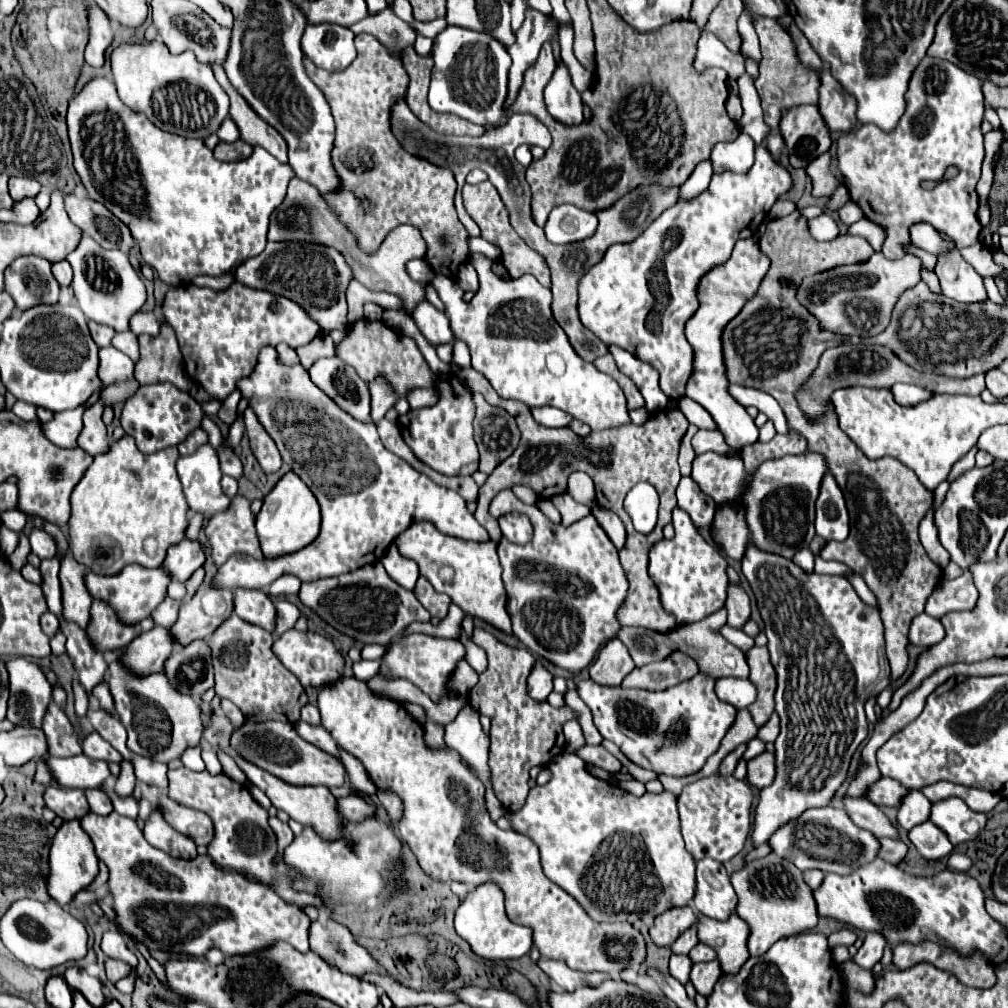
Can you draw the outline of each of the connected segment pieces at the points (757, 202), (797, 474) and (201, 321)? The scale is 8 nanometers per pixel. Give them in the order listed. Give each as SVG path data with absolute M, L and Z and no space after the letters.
M765 144L757 146L755 164L751 166L751 170L749 170L747 174L731 174L731 172L715 174L715 176L711 178L709 188L707 188L703 194L699 194L699 196L693 198L691 202L681 202L681 200L679 200L675 206L667 208L637 240L633 240L633 242L629 242L629 244L613 244L613 246L605 252L603 260L601 260L599 264L595 264L595 266L581 278L581 282L579 282L579 316L581 316L581 322L583 322L585 328L589 328L599 340L603 340L605 346L619 346L619 348L635 354L639 360L649 362L649 364L659 372L659 376L661 376L661 390L667 394L667 398L683 398L683 396L685 396L685 386L687 386L687 382L689 382L689 378L691 378L691 374L693 374L693 358L695 358L695 356L693 356L693 350L691 350L691 344L689 344L687 338L683 336L683 330L685 330L687 318L691 318L691 314L695 314L695 308L699 308L699 296L697 296L697 294L699 294L699 278L703 278L703 274L707 274L707 270L711 270L711 266L723 266L723 262L727 262L727 258L731 256L731 250L733 250L735 242L737 242L739 238L751 236L751 234L759 228L761 220L769 214L773 202L775 202L781 194L785 194L789 188L791 188L791 176L789 176L789 172L787 172L783 166L779 166L779 164L769 156L769 152L765 150Z
M705 452L693 460L691 478L717 505L735 502L743 506L753 546L793 560L795 550L809 548L811 540L815 538L815 500L825 472L825 460L819 454L767 460L753 474L749 474L739 456L719 456L715 452Z
M235 282L227 290L193 284L171 288L163 300L163 316L177 334L189 378L219 402L235 390L237 380L251 374L257 352L263 346L287 342L291 348L297 348L311 342L321 332L319 324L315 324L295 302Z

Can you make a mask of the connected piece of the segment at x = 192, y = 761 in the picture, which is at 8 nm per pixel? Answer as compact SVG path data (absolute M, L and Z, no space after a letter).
M187 748L183 754L181 754L181 762L185 768L191 768L191 770L203 770L205 764L201 760L201 750L199 748Z

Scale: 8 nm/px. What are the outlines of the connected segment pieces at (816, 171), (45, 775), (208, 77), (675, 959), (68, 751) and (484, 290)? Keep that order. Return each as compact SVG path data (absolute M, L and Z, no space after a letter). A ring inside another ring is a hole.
M823 154L819 158L815 158L809 166L807 166L807 174L813 180L813 196L831 196L833 190L839 186L837 176L833 174L833 166L831 166L831 156Z
M47 756L39 758L39 762L37 762L37 774L35 774L34 779L47 786L49 780L51 780L51 770L47 770L47 762L45 760L47 760Z
M159 38L145 42L145 44L117 46L111 52L111 72L113 72L113 80L115 80L121 102L137 112L143 112L149 120L151 120L151 94L155 94L155 90L159 90L171 82L179 82L179 80L197 84L201 90L207 90L207 94L211 94L211 98L215 98L215 118L211 118L211 122L207 126L203 126L203 138L207 138L209 134L215 134L219 124L223 122L223 118L229 114L229 98L227 98L225 90L217 84L211 68L207 64L201 64L195 58L195 54L191 54L191 50L185 50L181 54L171 54Z
M671 956L671 962L669 962L669 972L671 976L675 976L681 984L687 984L689 982L689 972L691 972L691 966L693 962L689 960L689 956Z
M55 702L49 704L49 710L43 720L43 730L47 732L49 754L65 758L65 756L75 756L83 752L79 746L79 736L75 728L71 726L67 714Z
M473 254L471 264L479 274L479 292L471 302L463 302L463 290L457 282L435 276L431 286L445 302L445 314L451 322L455 340L469 346L473 368L483 374L495 392L507 400L519 400L527 406L553 406L573 418L591 426L591 430L605 430L629 422L627 402L619 384L599 372L591 362L585 362L571 348L565 332L551 316L551 290L541 286L535 276L527 274L517 280L503 282L491 270L485 256ZM549 358L561 358L563 370L557 374L549 370Z

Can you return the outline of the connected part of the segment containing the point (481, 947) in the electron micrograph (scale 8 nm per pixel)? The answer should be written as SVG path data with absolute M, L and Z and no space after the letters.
M485 882L477 886L461 906L455 910L455 932L471 946L471 950L485 960L515 960L529 952L533 940L533 930L529 926L513 924L505 914L505 894L495 882Z

